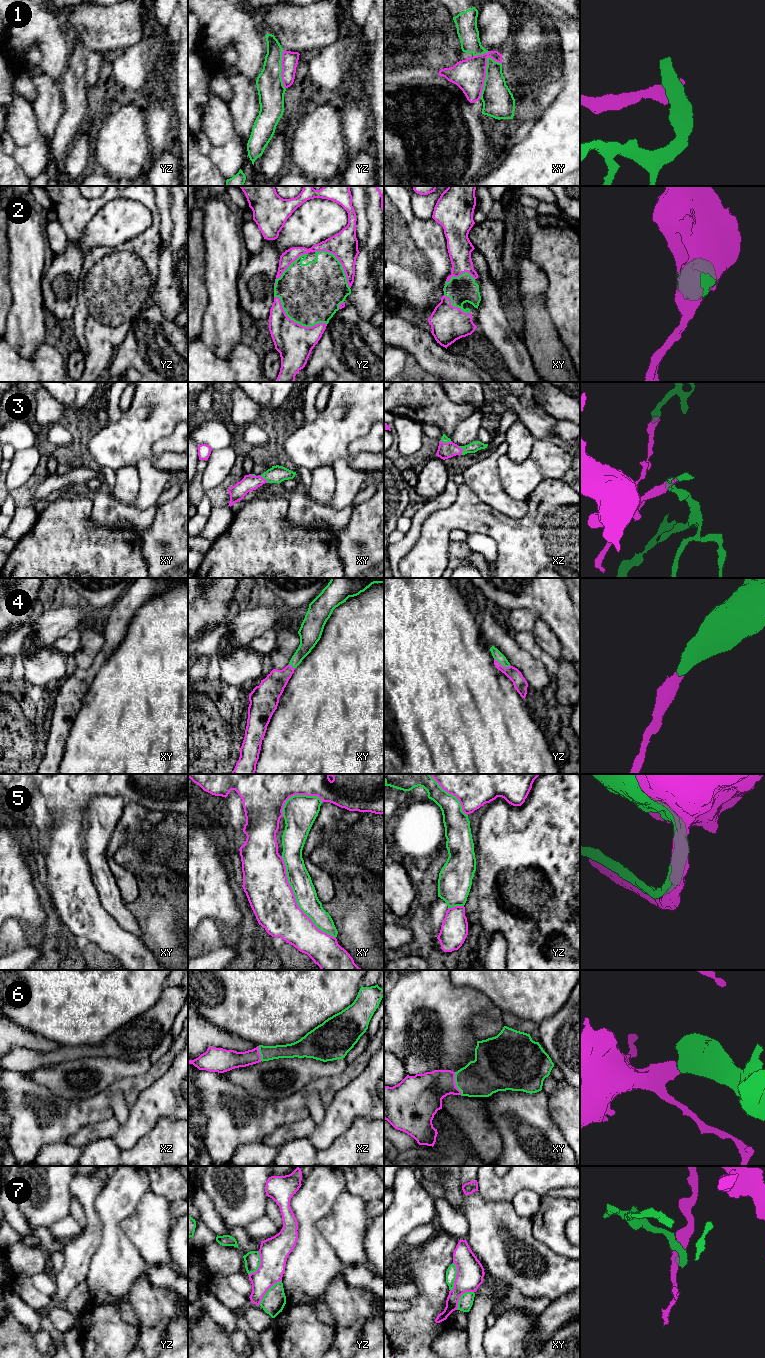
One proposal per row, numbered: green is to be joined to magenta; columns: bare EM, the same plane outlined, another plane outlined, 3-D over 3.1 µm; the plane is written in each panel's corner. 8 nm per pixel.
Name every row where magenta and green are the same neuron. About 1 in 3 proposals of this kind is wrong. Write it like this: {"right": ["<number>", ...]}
{"right": ["1", "2", "3", "4", "6"]}

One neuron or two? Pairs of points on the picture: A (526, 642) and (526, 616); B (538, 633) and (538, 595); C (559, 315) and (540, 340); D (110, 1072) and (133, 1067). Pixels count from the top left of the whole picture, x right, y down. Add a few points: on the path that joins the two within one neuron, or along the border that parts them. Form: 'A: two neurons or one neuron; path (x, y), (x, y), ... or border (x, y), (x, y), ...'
A: one neuron; path (525, 636), (525, 622)
B: two neurons; border (537, 615), (554, 634)
C: two neurons; border (544, 300), (546, 310), (563, 343)
D: one neuron; path (116, 1069), (127, 1069)

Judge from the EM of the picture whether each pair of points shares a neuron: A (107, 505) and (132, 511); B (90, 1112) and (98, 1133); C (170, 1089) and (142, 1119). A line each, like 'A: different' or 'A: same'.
A: same
B: different
C: same

